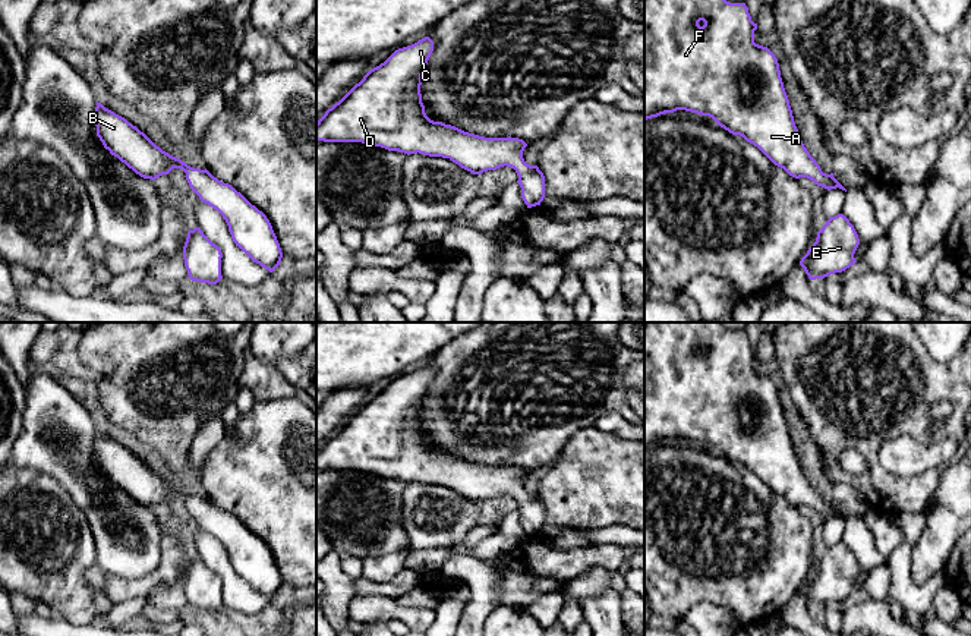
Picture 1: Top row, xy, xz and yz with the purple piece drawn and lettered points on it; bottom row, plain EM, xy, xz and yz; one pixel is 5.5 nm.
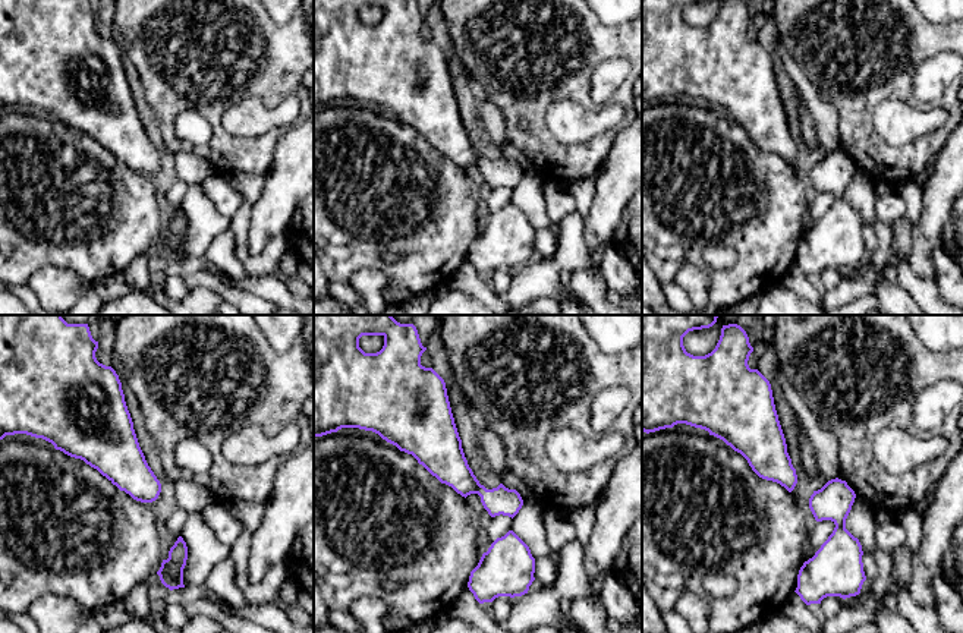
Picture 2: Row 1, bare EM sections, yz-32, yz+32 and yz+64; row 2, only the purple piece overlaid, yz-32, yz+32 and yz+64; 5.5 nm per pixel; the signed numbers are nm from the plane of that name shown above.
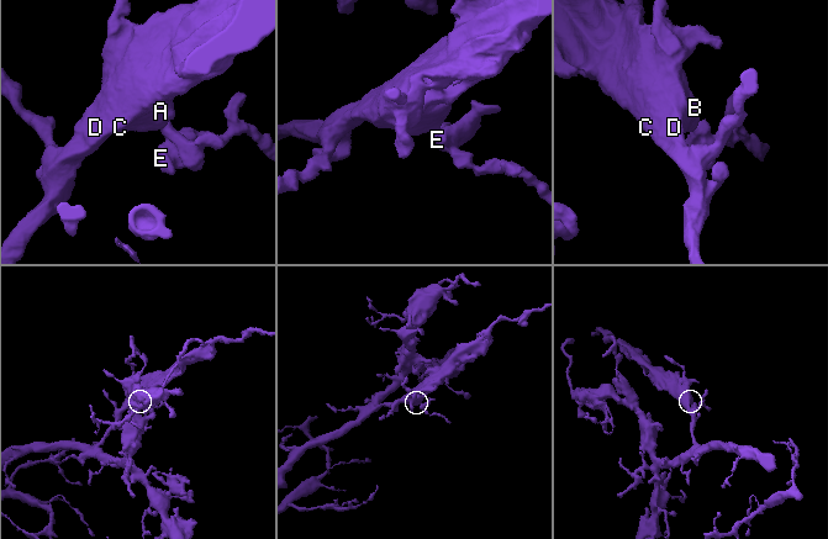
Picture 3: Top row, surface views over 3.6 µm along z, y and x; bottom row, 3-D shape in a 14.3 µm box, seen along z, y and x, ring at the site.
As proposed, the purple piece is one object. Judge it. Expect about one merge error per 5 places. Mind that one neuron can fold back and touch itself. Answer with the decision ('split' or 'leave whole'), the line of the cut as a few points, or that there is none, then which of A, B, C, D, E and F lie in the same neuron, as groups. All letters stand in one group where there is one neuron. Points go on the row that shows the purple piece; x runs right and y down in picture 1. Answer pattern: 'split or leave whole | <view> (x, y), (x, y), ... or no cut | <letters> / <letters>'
leave whole | no cut | A B C D E F

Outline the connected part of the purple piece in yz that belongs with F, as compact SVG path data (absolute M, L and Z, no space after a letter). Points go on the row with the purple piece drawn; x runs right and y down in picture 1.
M644 0L644 120L665 113L685 110L712 117L732 135L757 147L775 166L789 176L807 177L827 191L847 189L826 174L804 147L795 126L788 95L775 54L754 42L757 23L751 21L745 3L726 0Z

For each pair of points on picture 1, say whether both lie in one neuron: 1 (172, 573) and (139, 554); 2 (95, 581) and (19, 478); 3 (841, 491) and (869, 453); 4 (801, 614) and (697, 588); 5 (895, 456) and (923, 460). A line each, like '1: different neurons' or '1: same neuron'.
1: different neurons
2: different neurons
3: different neurons
4: different neurons
5: same neuron

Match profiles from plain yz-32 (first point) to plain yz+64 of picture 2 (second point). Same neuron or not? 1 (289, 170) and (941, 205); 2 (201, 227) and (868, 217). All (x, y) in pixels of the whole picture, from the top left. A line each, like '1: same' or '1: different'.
1: same
2: same

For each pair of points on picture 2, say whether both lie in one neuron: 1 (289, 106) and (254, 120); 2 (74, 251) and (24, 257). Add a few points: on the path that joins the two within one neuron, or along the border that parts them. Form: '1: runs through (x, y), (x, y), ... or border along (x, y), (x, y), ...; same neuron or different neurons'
1: runs through (280, 115), (263, 116); same neuron
2: runs through (62, 251), (35, 251); same neuron

